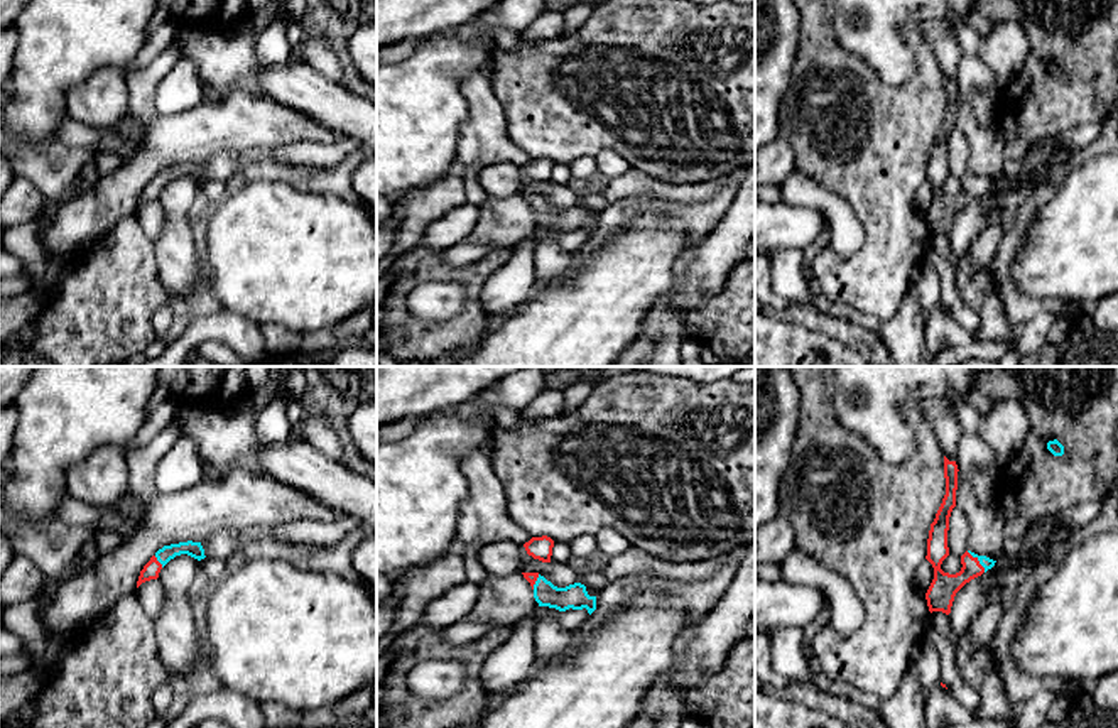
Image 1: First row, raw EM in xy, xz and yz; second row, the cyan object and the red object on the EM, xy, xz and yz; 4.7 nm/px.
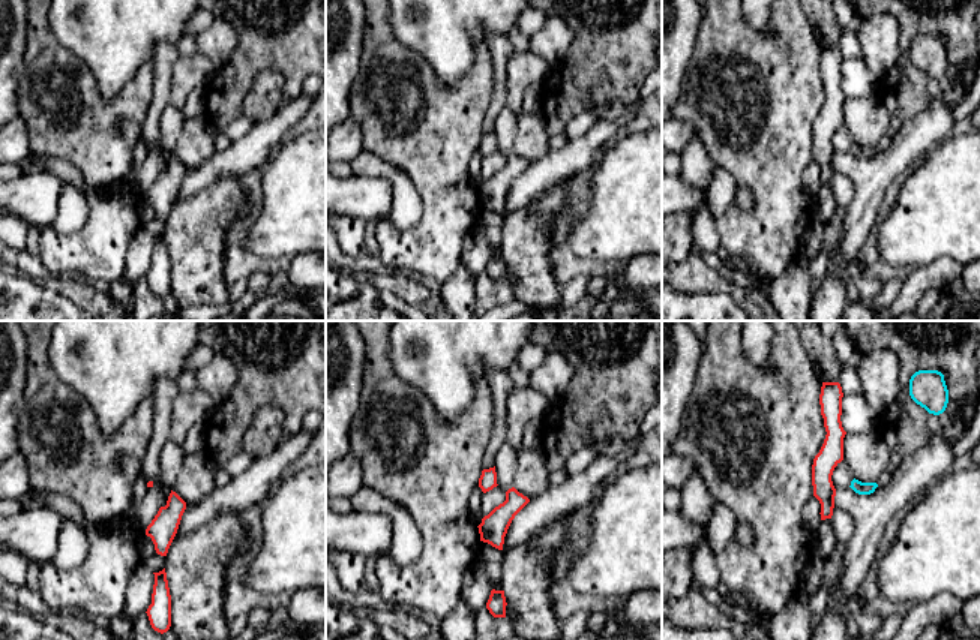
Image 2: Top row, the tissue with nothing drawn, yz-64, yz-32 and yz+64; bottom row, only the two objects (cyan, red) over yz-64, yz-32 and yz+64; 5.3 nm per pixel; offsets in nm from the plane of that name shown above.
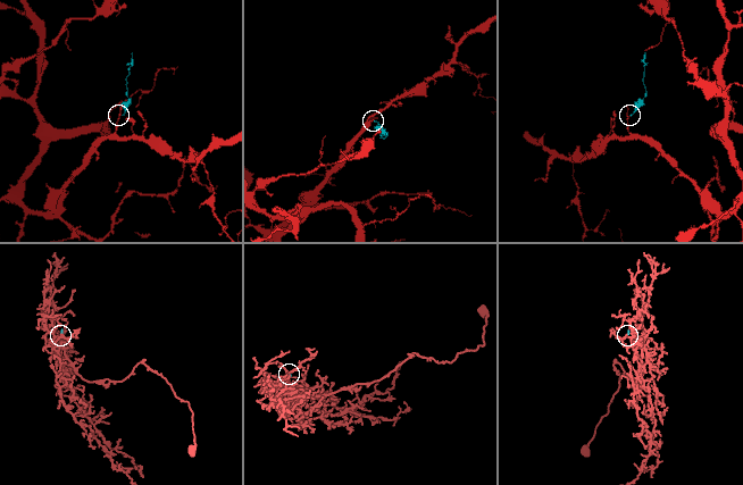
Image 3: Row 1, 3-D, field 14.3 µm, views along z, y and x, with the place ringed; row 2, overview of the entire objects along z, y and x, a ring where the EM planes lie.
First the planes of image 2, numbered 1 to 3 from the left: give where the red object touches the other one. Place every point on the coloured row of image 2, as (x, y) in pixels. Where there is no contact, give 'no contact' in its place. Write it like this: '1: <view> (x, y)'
1: no contact
2: no contact
3: no contact

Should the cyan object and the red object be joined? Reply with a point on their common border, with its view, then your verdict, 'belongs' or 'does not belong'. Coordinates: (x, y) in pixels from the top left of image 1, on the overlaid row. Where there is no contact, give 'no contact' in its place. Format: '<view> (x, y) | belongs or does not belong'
yz (978, 559) | belongs

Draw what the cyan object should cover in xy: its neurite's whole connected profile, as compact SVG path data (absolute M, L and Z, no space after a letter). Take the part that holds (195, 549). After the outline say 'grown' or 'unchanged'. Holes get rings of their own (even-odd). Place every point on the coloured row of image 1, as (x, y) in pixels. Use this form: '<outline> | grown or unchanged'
M179 542L179 544L171 544L171 546L164 546L162 549L159 549L150 561L144 566L144 569L140 571L138 581L137 581L137 588L150 579L157 579L160 569L176 556L181 554L187 554L198 561L204 559L204 549L201 546L201 542Z | grown

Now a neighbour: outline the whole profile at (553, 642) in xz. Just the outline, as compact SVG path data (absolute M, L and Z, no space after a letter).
M540 606L534 628L534 650L545 664L554 664L573 652L573 632L564 628L557 617L559 610Z

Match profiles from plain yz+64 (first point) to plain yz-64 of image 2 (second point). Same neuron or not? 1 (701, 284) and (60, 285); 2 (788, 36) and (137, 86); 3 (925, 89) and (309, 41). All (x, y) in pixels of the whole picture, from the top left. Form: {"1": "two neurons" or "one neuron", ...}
{"1": "one neuron", "2": "one neuron", "3": "one neuron"}

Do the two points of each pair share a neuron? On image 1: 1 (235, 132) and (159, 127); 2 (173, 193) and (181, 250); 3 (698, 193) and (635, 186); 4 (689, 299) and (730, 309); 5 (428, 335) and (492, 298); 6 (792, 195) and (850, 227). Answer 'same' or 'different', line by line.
1: same
2: same
3: same
4: different
5: different
6: same

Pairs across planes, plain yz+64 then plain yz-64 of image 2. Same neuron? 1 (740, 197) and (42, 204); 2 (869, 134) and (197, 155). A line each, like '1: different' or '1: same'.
1: different
2: same

